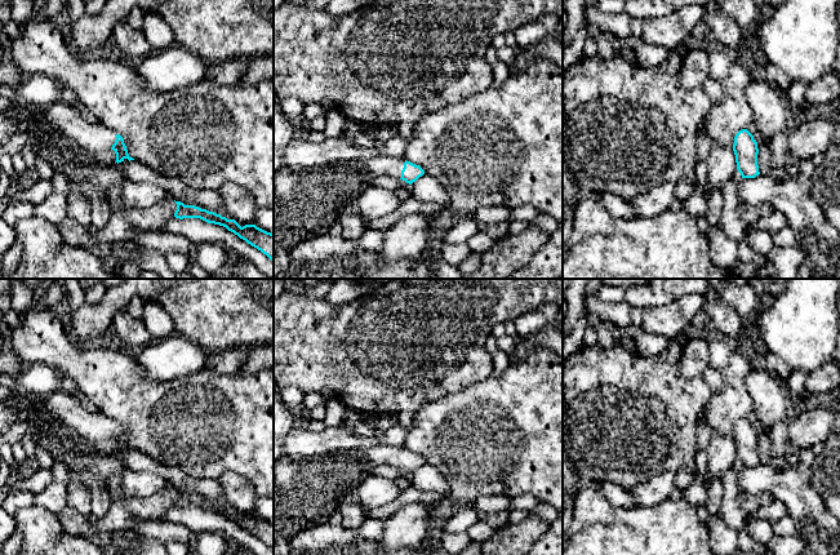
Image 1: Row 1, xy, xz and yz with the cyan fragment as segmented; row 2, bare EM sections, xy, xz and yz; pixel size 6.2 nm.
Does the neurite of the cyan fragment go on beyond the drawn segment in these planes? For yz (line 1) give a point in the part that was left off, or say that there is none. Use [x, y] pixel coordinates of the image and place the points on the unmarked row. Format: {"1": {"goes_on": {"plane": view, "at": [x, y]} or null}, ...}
{"1": {"goes_on": null}}

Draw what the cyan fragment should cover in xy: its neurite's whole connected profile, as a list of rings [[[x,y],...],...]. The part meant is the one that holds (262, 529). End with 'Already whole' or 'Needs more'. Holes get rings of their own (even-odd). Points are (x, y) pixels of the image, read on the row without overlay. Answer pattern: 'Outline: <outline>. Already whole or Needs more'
Outline: [[[175,490],[175,493],[175,507],[200,507],[208,512],[223,515],[274,550],[274,523],[267,521],[255,514],[245,514],[241,516],[235,509],[227,509],[221,503],[195,494],[185,494],[181,490]]]. Already whole

